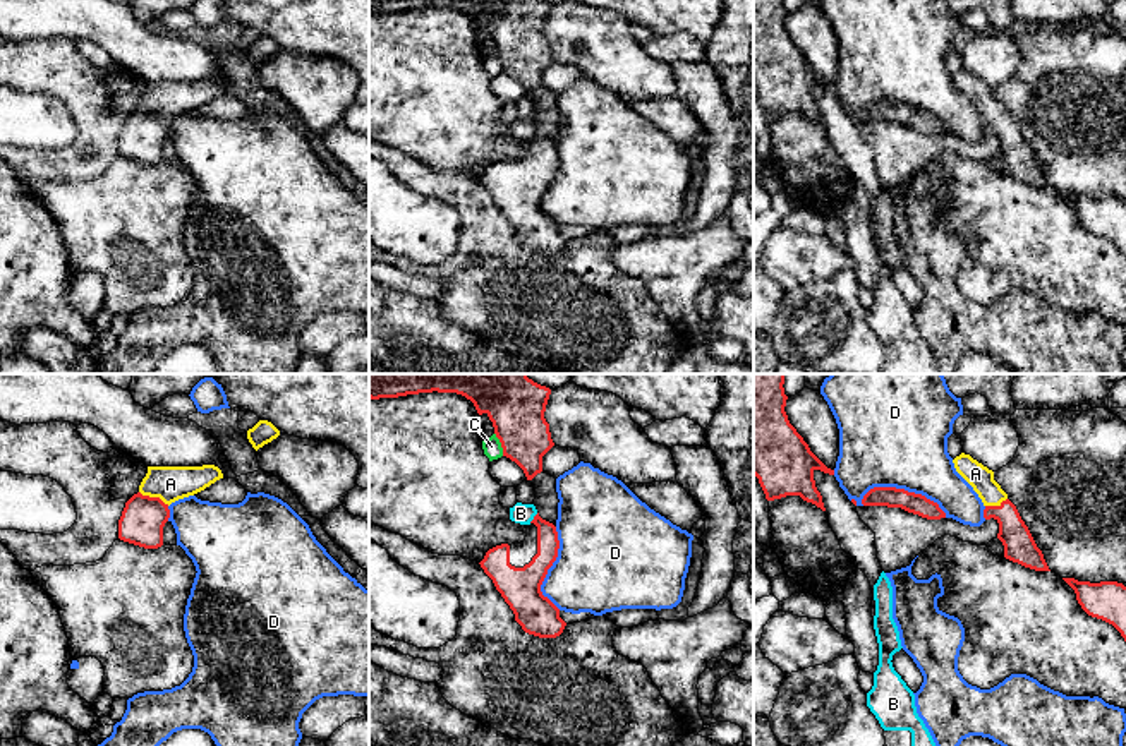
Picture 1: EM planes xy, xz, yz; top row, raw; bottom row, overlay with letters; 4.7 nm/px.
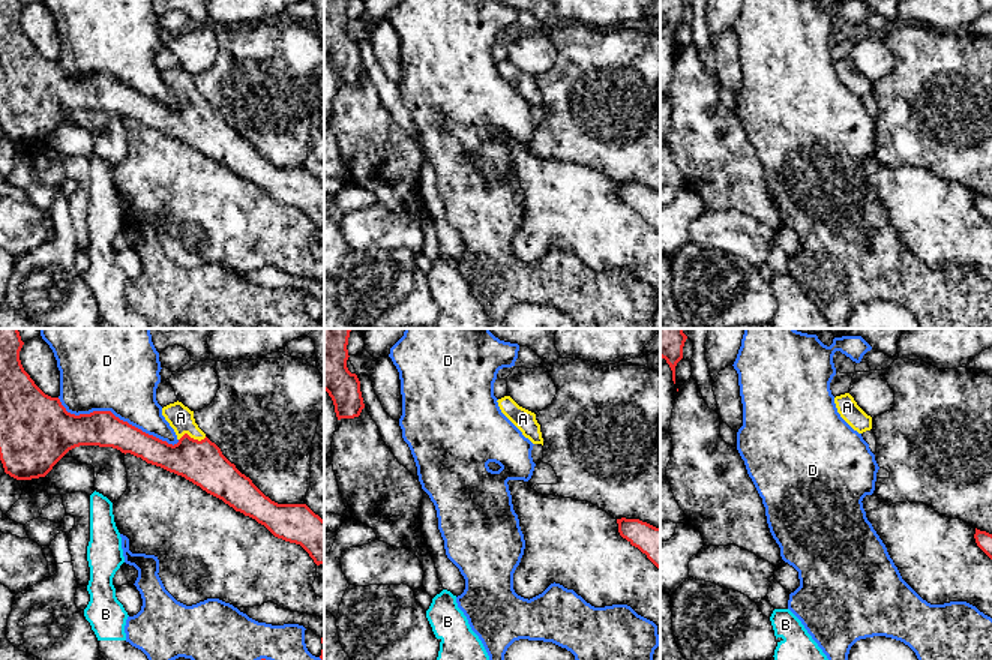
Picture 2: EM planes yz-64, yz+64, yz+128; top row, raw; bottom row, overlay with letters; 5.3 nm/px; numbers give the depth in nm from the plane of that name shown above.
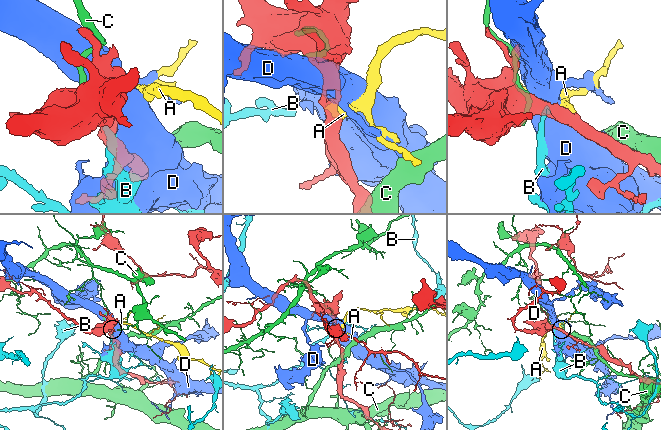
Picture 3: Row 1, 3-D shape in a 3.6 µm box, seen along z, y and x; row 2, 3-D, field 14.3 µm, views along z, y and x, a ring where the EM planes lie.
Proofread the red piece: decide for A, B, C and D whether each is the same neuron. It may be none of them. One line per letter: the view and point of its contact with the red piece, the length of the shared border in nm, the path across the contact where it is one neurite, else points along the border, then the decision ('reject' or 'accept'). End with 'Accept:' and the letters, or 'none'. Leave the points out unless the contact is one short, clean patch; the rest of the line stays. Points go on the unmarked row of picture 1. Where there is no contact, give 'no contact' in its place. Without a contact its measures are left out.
A: xy (155, 114) | 160 nm | across xy (143, 134), (155, 114), (170, 100) | accept
B: xz (534, 134) | 60 nm | reject
C: xz (502, 60) | 120 nm | reject
D: yz (903, 105) | 420 nm | reject
Accept: A

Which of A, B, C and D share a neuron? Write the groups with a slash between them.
A / B / C / D

